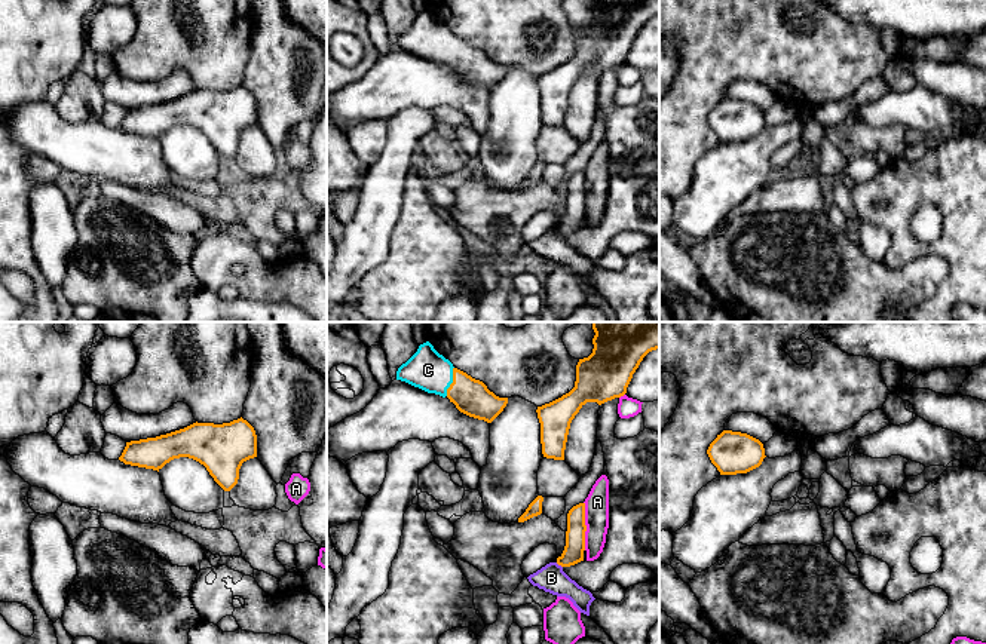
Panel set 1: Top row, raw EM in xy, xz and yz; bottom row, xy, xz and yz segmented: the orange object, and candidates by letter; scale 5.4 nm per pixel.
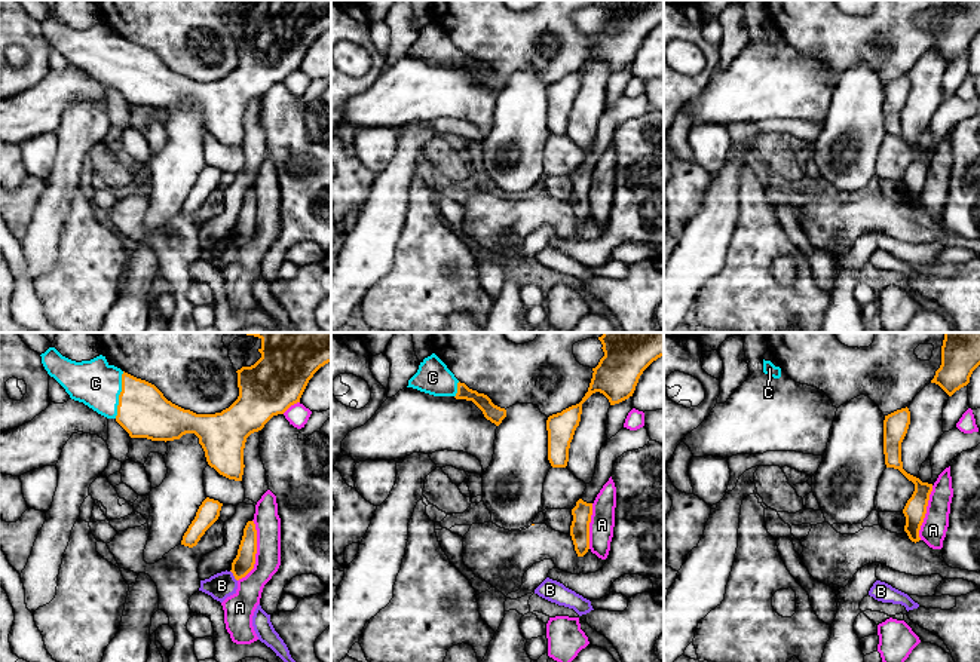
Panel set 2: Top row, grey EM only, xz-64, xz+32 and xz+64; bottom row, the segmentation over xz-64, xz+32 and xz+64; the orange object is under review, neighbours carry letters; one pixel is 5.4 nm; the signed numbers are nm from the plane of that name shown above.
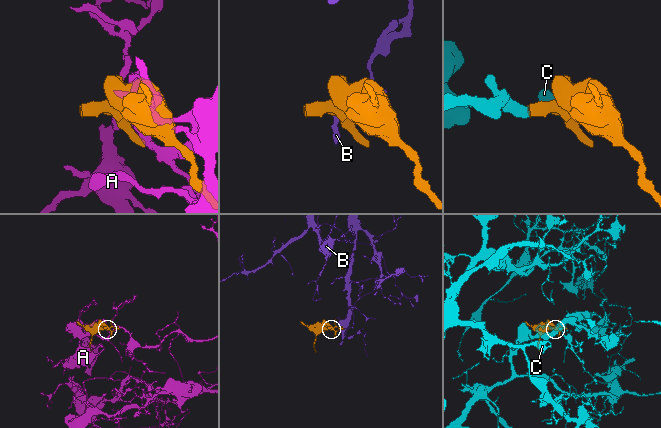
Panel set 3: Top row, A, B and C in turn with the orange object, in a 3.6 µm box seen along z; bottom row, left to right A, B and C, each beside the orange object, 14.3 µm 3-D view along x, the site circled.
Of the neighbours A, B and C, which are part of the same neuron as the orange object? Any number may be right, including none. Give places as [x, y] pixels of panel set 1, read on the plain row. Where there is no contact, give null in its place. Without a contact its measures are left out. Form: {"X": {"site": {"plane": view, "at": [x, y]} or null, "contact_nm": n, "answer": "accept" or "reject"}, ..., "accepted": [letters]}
{"A": {"site": {"plane": "xz", "at": [585, 193]}, "contact_nm": 260, "answer": "reject"}, "B": {"site": {"plane": "xz", "at": [559, 232]}, "contact_nm": 50, "answer": "reject"}, "C": {"site": {"plane": "xz", "at": [453, 49]}, "contact_nm": 170, "answer": "accept"}, "accepted": ["C"]}

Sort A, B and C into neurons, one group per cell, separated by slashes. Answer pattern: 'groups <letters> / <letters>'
groups A / B / C

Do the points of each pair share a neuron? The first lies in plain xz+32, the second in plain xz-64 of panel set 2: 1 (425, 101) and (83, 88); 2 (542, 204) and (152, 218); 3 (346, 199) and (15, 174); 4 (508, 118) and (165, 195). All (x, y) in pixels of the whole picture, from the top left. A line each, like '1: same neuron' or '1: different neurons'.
1: same neuron
2: different neurons
3: same neuron
4: same neuron

